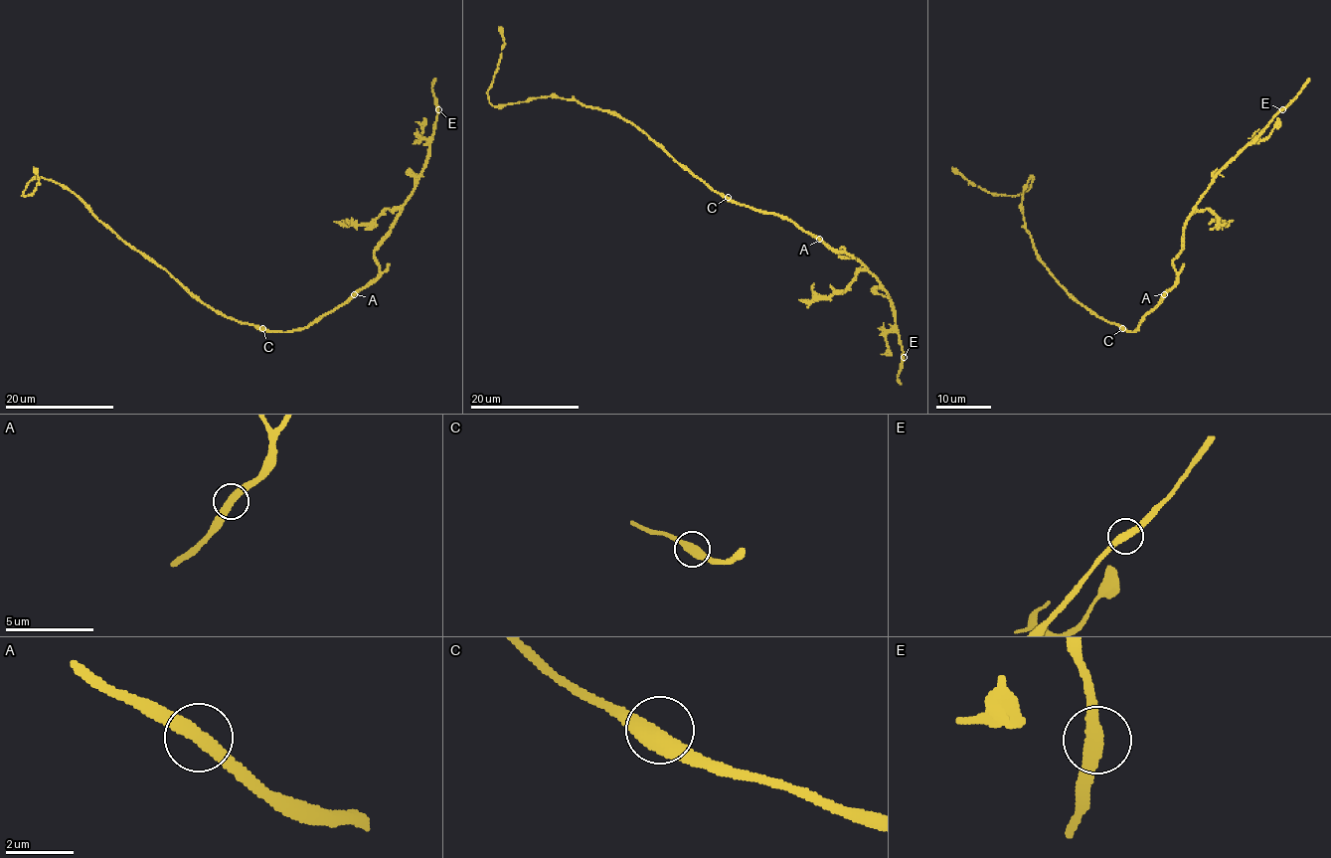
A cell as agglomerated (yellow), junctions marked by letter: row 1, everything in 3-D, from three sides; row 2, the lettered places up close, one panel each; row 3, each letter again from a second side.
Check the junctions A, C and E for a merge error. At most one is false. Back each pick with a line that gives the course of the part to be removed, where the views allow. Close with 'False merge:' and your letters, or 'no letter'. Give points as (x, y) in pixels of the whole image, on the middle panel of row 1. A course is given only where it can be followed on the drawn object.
False merge: no letter

